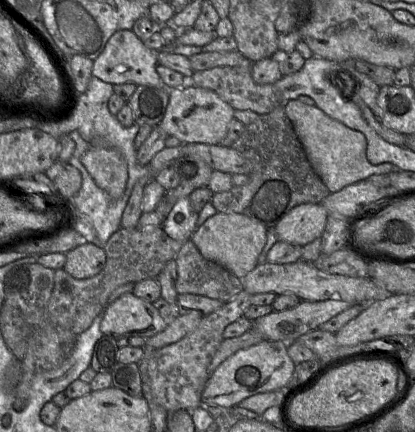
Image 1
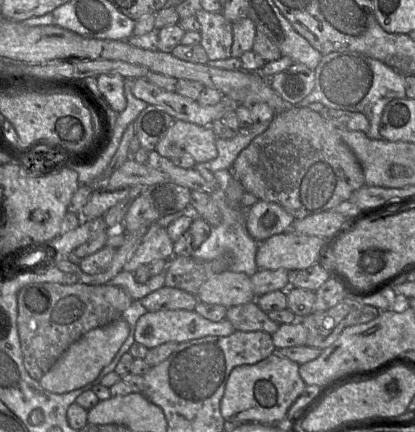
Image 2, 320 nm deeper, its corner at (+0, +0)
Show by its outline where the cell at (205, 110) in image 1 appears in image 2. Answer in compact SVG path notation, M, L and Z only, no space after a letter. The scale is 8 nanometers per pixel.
M174 120L157 143L155 151L168 159L189 155L196 164L206 165L217 157L215 142L216 136L211 126Z

